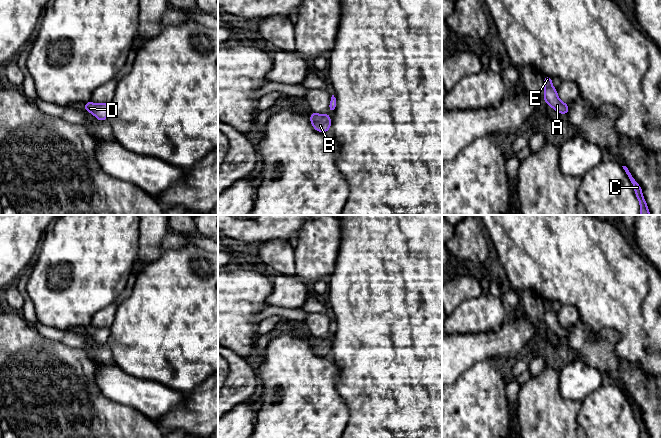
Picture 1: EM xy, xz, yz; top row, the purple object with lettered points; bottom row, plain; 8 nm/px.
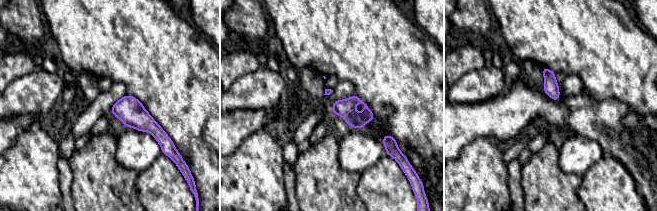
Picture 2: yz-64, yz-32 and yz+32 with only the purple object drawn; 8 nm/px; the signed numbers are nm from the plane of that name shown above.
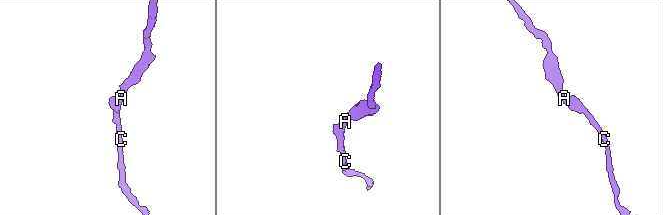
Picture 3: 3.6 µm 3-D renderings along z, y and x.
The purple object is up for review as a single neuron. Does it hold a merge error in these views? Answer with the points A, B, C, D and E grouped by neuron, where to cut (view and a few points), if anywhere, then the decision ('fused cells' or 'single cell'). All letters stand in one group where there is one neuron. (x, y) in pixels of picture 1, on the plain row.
A B C D E | no cut | single cell

